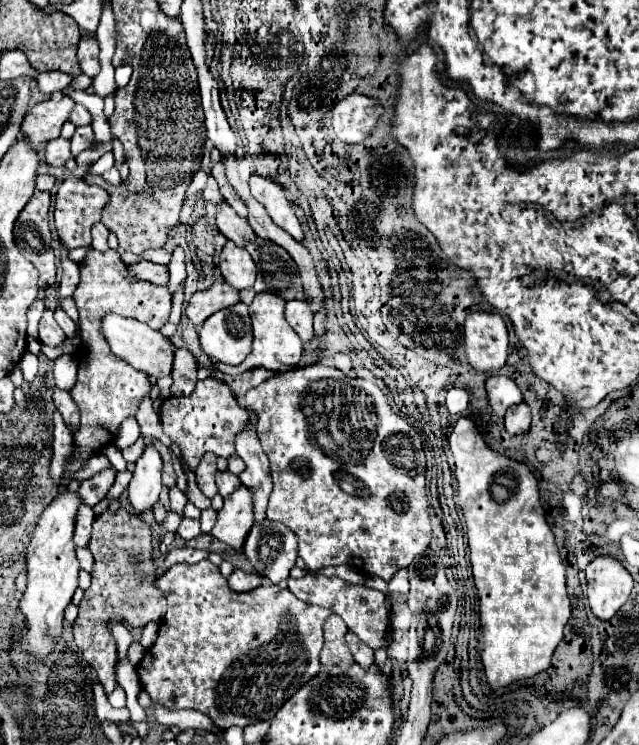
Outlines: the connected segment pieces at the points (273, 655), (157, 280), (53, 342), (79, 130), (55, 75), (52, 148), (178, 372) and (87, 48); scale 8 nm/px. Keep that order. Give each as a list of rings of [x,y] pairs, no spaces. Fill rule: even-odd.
[[[208,559],[188,565],[188,563],[180,563],[180,565],[172,565],[164,575],[156,577],[156,587],[162,589],[162,593],[168,599],[168,611],[164,615],[164,621],[160,623],[160,631],[158,631],[158,639],[156,643],[146,651],[142,663],[138,665],[138,675],[140,675],[140,683],[146,689],[146,693],[154,699],[154,701],[168,707],[170,709],[196,709],[204,715],[208,715],[216,727],[220,729],[228,729],[228,727],[246,727],[250,723],[256,721],[268,721],[276,715],[276,711],[284,705],[284,701],[288,701],[304,683],[308,683],[308,679],[316,677],[320,673],[320,663],[318,663],[318,655],[320,649],[324,645],[324,621],[332,615],[332,609],[326,607],[318,607],[318,605],[306,605],[304,601],[296,599],[296,595],[292,595],[288,591],[288,587],[280,587],[280,585],[260,585],[252,591],[246,593],[234,593],[230,591],[226,579],[222,577],[220,569],[210,563]]]
[[[140,259],[138,263],[132,263],[128,269],[138,279],[150,281],[154,285],[168,285],[168,269],[166,269],[166,265],[158,265],[158,263],[152,263],[148,259]]]
[[[46,309],[44,315],[42,315],[42,319],[40,319],[38,337],[40,337],[40,341],[42,341],[44,345],[50,345],[50,347],[58,347],[58,345],[62,345],[64,339],[66,339],[64,331],[62,331],[60,325],[56,323],[54,313],[52,313],[50,309]]]
[[[90,125],[86,127],[76,127],[76,133],[72,137],[72,155],[78,157],[78,153],[82,153],[84,149],[88,149],[94,143],[94,131]]]
[[[46,71],[46,73],[38,73],[36,83],[40,87],[40,91],[52,95],[56,91],[66,89],[72,83],[72,75],[68,73],[60,73],[60,71]]]
[[[64,137],[52,139],[46,143],[46,163],[54,167],[62,167],[72,155],[70,155],[70,141]]]
[[[188,349],[174,351],[174,365],[172,365],[172,395],[190,395],[196,385],[196,359]]]
[[[82,37],[78,45],[78,61],[80,69],[84,75],[94,79],[100,73],[100,63],[98,63],[98,41],[96,37]]]

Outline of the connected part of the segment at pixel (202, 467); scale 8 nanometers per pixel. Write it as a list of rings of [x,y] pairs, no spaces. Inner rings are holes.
[[[206,453],[196,469],[196,483],[206,497],[218,493],[218,487],[214,485],[214,475],[216,475],[216,457],[212,453]]]

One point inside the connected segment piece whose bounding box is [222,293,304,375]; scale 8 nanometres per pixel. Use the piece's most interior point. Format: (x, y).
(276, 347)

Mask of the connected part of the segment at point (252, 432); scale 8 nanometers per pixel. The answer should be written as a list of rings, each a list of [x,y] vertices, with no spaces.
[[[250,417],[250,427],[236,437],[236,455],[246,463],[246,471],[240,475],[244,487],[252,491],[254,503],[254,523],[262,523],[266,519],[268,495],[272,491],[270,479],[270,463],[264,455],[260,441],[256,437],[256,417]]]

